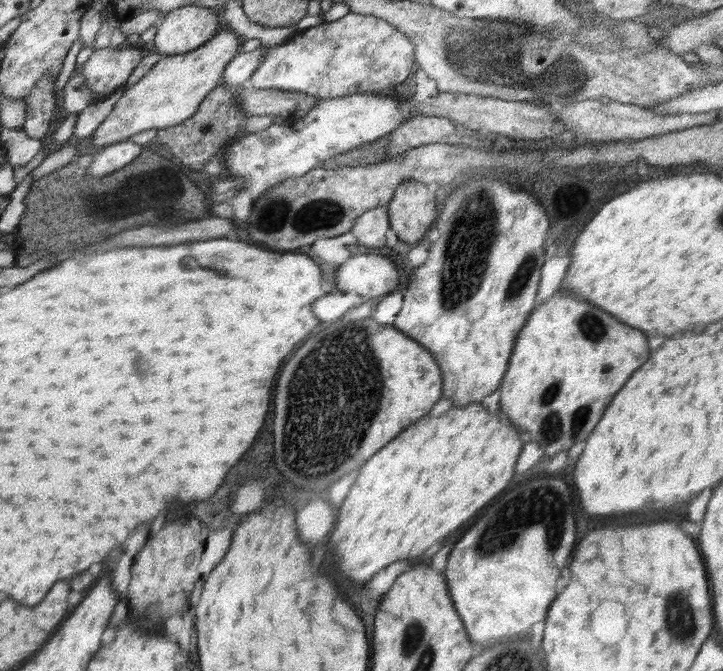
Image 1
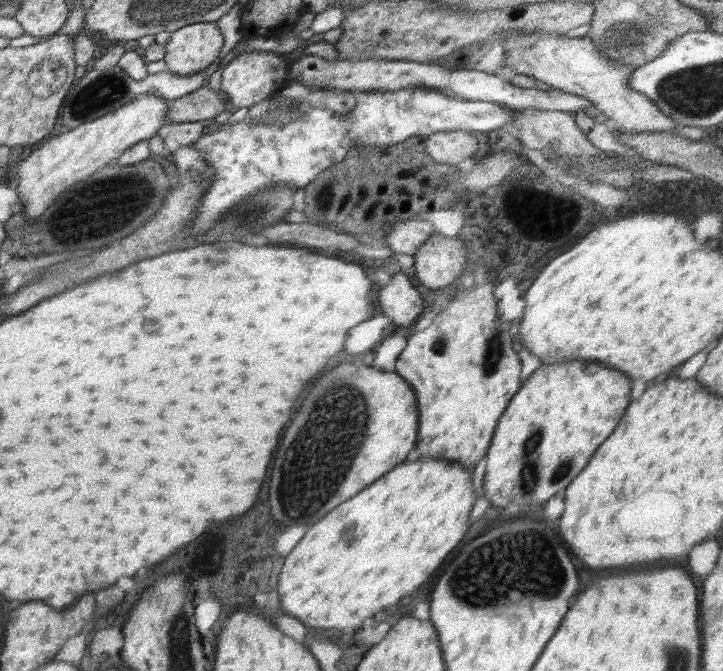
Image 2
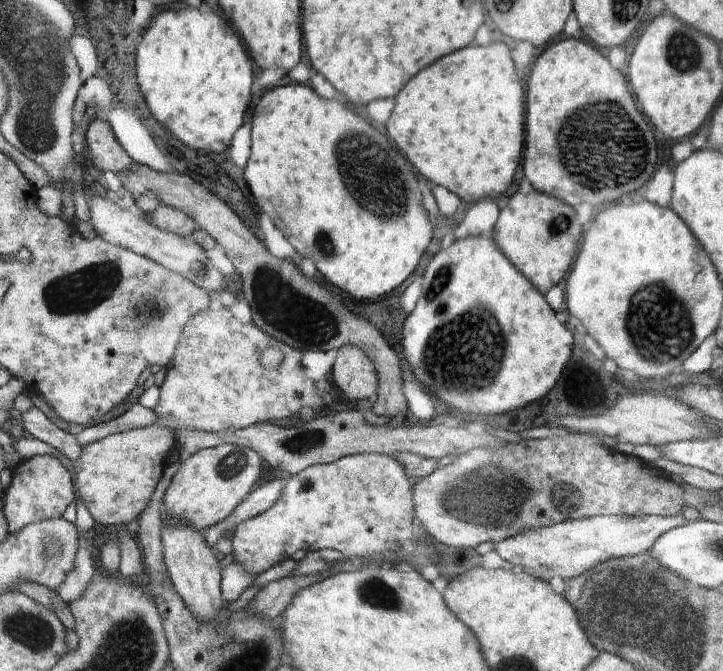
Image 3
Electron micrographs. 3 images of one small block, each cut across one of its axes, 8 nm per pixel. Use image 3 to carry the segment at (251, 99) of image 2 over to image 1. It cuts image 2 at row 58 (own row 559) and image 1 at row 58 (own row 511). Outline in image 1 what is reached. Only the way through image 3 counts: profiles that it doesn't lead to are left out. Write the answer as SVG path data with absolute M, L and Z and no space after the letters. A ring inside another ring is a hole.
M349 12L334 22L323 22L299 31L281 44L270 45L266 58L252 72L248 83L256 89L282 89L283 91L312 94L318 98L340 98L356 93L372 93L382 88L400 85L415 62L414 43L402 31L374 15Z

